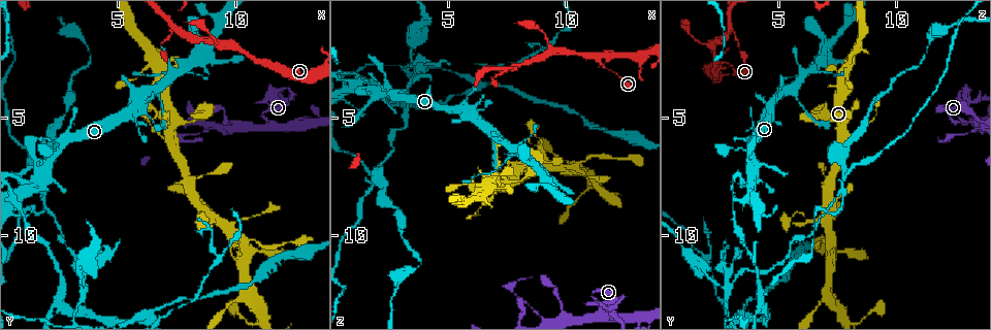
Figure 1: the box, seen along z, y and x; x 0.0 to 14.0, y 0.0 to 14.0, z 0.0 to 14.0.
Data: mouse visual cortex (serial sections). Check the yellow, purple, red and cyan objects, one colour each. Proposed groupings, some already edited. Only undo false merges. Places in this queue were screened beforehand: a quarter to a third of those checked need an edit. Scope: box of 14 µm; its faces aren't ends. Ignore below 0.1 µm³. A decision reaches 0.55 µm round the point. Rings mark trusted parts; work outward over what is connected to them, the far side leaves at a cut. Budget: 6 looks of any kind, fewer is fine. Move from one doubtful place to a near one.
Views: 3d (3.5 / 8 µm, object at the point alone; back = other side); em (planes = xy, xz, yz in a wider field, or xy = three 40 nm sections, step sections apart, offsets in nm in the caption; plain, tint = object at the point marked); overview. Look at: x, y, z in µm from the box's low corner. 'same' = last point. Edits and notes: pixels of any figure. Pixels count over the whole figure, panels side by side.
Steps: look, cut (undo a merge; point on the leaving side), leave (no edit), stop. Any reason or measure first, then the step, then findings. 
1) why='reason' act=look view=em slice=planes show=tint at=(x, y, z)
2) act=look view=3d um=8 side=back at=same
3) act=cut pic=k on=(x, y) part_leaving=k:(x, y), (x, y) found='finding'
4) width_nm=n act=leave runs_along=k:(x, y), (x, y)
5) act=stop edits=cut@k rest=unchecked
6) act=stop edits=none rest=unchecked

why='a fork' act=look view=3d um=3.5 at=(9.4, 1.8, 2.2)

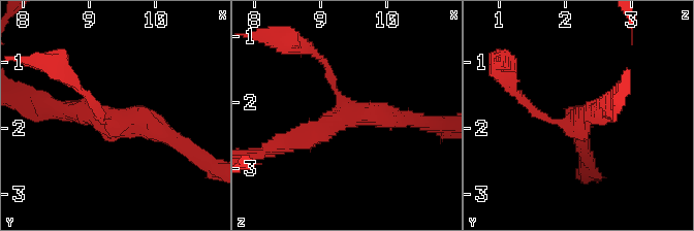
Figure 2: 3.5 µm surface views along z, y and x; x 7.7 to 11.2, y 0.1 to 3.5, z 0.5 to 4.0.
act=look view=em slice=xy step=1 show=tint at=(9.50, 1.90, 2.20)

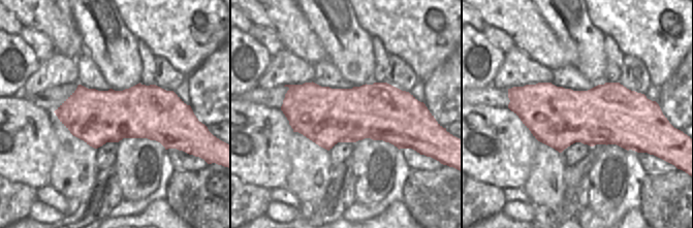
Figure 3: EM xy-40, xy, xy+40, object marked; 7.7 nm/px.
act=leave runs_along=2:(181, 143), (139, 119), (60, 108) found='continuous, no second cell'

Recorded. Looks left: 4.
act=look view=3d um=8 side=back at=(11.5, 5.2, 13.2)

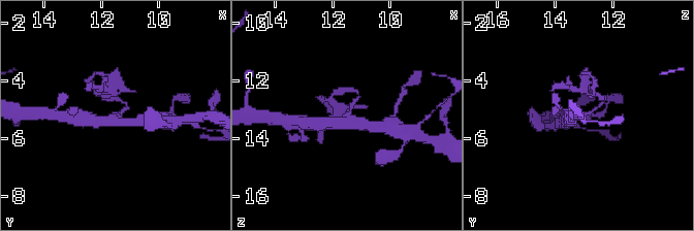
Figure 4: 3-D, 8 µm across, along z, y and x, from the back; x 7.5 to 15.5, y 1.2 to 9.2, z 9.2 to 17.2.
act=look view=3d um=3.5 at=(11.5, 5.2, 13.2)

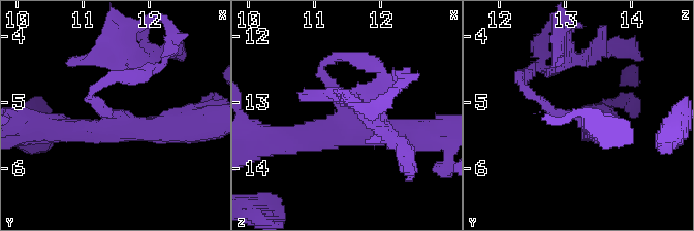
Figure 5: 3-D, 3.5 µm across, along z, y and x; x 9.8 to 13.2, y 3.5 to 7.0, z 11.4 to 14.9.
arms=3 arm_widths_nm=150,350,400 act=look view=em slice=xy step=2 show=tint at=(11.45, 5.20, 13.25)

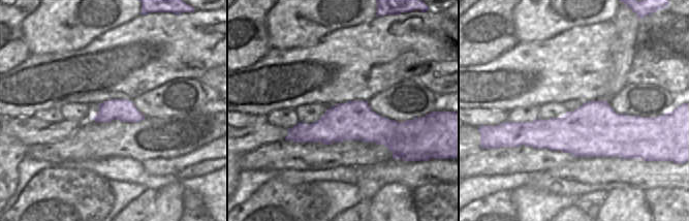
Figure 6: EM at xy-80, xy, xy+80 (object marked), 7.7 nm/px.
act=leave runs_along=6:(410, 125), (329, 128), (289, 137) found='one cell here'

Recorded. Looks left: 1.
act=stop edits=none rest=unchecked

